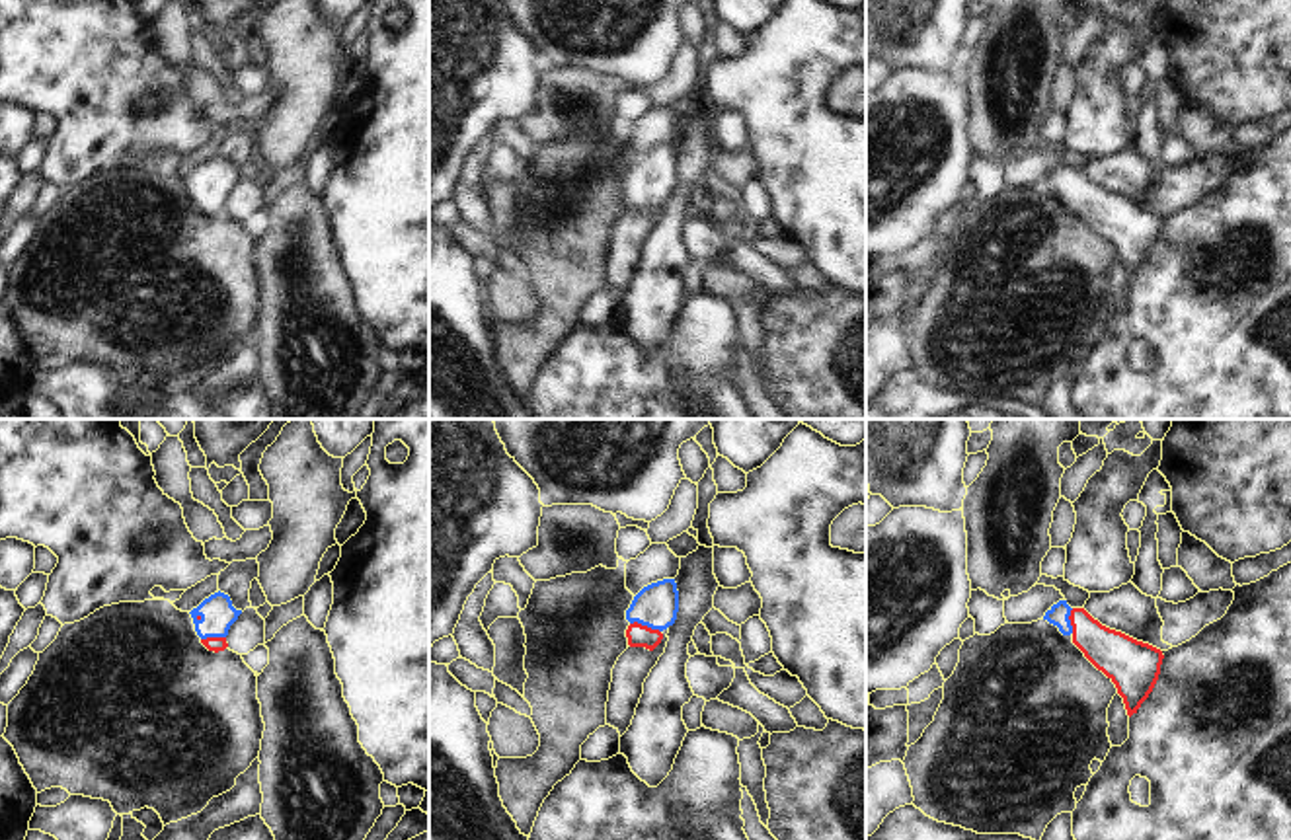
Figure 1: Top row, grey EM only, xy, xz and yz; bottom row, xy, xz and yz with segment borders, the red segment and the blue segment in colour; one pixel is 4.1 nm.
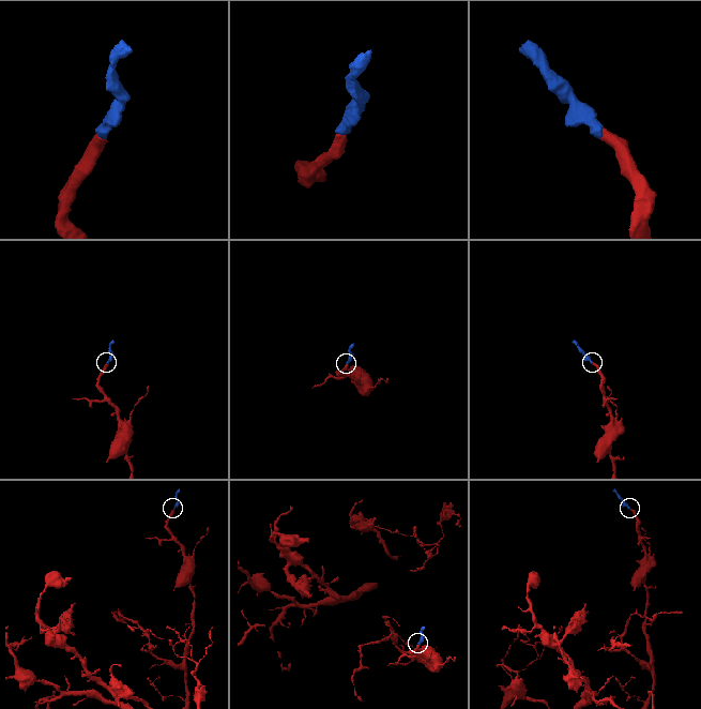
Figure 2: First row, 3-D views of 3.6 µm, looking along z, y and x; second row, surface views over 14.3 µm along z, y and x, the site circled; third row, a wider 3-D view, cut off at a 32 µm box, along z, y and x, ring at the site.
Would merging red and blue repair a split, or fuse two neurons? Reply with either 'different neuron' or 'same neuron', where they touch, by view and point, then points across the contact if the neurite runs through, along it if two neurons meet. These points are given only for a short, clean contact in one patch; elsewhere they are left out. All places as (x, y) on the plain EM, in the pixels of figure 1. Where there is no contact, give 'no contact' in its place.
same neuron | xz (646, 190) | across xz (638, 199), (646, 190), (648, 178), (656, 168)

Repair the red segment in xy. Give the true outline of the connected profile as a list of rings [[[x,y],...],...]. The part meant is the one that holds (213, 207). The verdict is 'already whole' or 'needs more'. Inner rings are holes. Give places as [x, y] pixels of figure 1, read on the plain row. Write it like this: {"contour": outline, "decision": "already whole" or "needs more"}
{"contour": [[[215,156],[205,162],[197,172],[191,175],[195,195],[201,201],[201,207],[209,214],[224,214],[228,210],[226,199],[230,189],[238,183],[242,173],[232,170],[232,164],[224,156]]], "decision": "needs more"}

